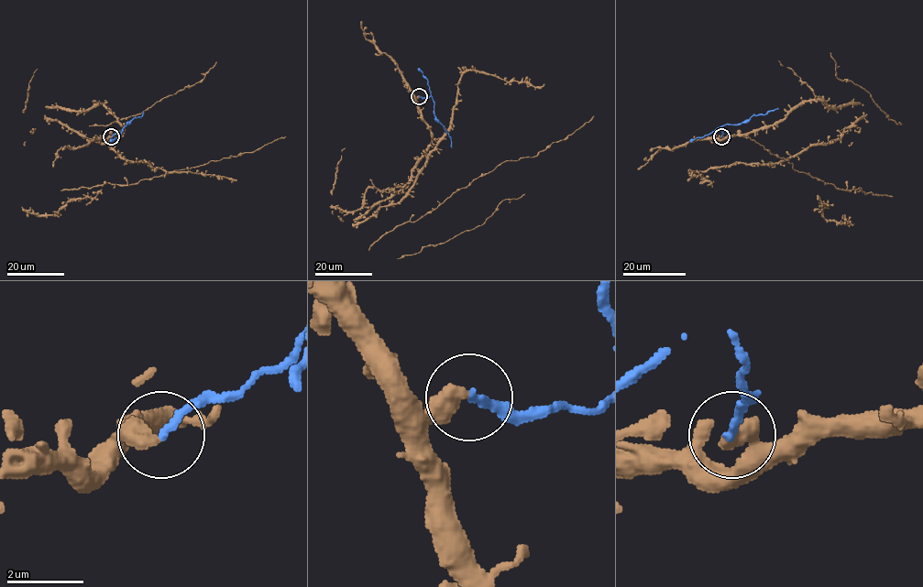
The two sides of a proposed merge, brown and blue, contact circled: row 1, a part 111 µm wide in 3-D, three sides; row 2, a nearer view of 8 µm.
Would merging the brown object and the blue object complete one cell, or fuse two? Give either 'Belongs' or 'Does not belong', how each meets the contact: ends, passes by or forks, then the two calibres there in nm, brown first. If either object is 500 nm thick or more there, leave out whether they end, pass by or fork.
Does not belong. Thickness 500 nm (brown) against 200 nm

